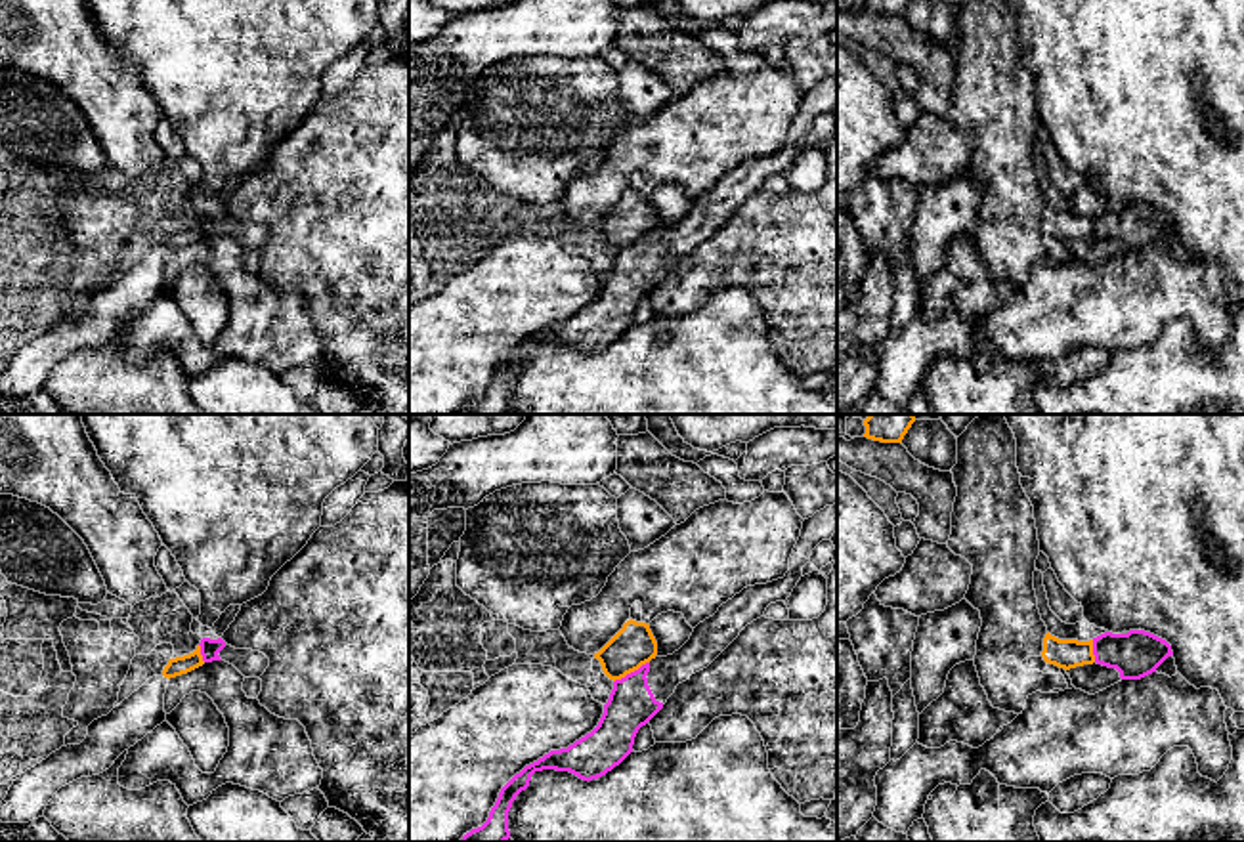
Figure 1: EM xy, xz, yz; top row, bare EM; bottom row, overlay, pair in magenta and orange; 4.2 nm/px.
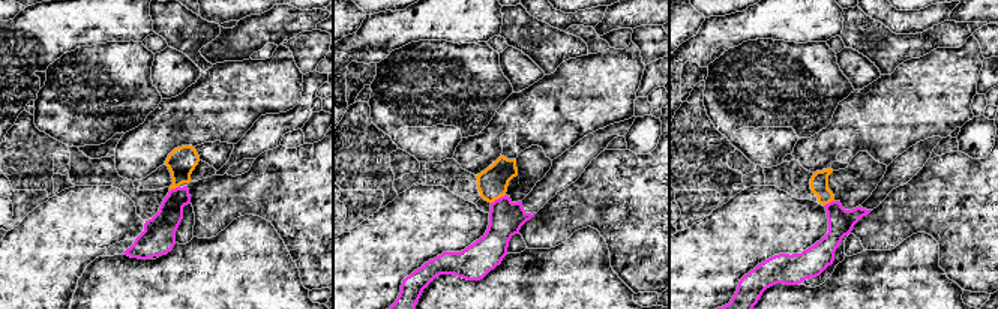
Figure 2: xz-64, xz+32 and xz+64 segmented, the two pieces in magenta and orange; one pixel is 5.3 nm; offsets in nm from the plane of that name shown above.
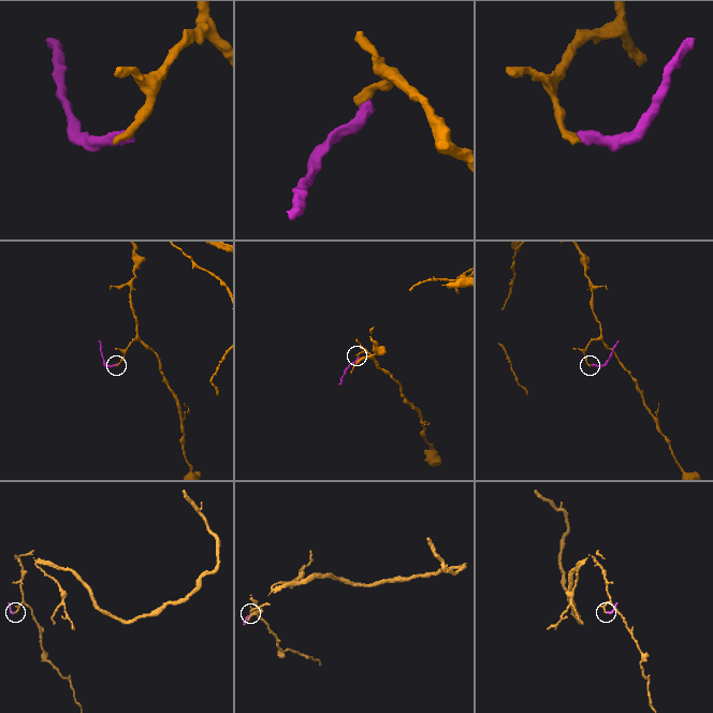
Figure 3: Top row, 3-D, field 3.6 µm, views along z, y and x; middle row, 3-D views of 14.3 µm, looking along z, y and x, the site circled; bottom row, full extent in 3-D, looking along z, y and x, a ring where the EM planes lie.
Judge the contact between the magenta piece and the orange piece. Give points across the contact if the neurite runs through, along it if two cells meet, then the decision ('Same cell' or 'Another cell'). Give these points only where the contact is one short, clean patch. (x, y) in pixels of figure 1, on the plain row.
Boundary: xz (648, 233), (614, 254). Another cell

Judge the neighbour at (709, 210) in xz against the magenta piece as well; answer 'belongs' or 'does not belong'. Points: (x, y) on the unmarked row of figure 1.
belongs

